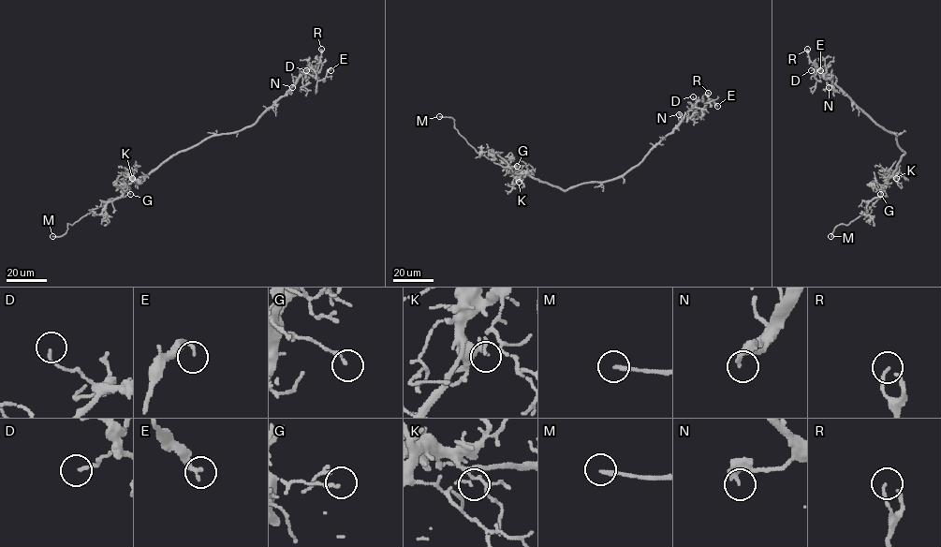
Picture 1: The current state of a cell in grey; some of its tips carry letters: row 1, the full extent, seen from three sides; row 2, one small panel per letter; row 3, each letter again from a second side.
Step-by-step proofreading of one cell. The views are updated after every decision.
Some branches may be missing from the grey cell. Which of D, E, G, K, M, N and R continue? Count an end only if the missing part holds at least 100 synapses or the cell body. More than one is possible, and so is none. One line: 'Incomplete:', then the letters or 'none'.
Incomplete: M

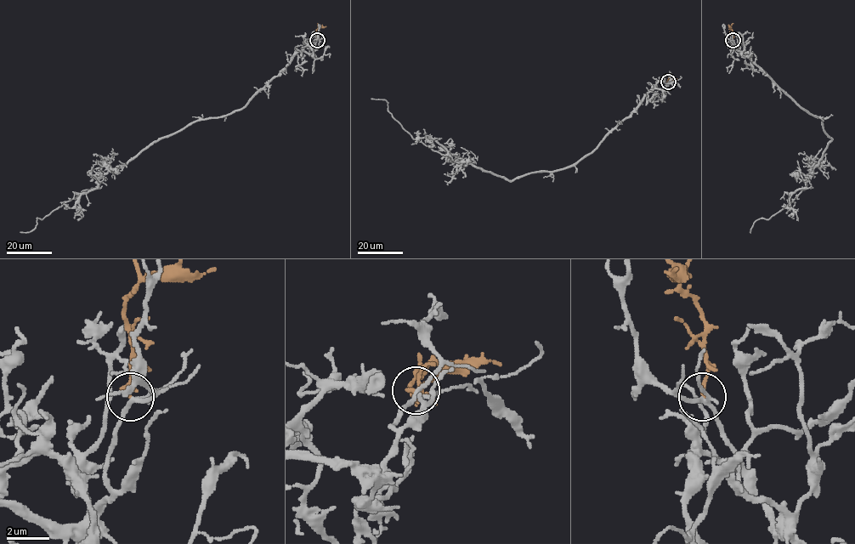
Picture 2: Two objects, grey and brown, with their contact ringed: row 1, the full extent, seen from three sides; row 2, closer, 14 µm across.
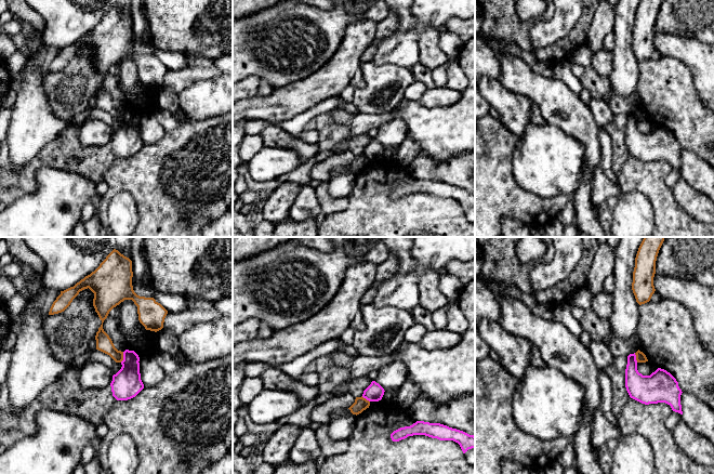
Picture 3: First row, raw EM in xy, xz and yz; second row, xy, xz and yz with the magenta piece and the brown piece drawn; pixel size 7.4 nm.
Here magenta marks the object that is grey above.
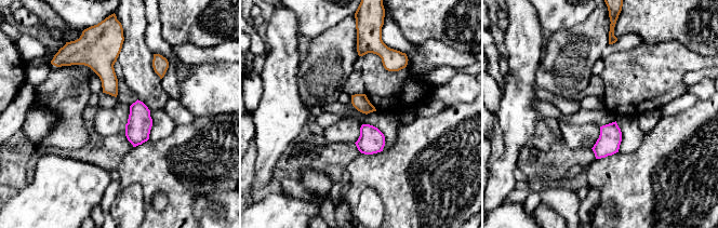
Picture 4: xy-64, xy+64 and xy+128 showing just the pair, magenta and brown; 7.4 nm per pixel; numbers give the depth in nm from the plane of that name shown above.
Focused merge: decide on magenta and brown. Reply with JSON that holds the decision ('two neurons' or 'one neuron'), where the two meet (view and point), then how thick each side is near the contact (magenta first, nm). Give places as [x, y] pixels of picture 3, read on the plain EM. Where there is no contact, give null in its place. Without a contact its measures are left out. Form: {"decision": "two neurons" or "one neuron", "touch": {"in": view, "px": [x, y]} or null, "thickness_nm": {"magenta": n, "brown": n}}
{"decision": "two neurons", "touch": {"in": "xy", "px": [123, 115]}, "thickness_nm": {"magenta": 220, "brown": 120}}

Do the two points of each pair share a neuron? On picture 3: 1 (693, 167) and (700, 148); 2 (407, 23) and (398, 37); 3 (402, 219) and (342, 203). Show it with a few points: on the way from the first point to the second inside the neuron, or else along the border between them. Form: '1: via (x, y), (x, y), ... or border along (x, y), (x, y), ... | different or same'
1: border along (683, 148), (692, 150), (702, 159) | different
2: border along (398, 28), (415, 28), (419, 35), (419, 49) | different
3: border along (348, 198), (348, 205), (343, 210), (326, 216) | different

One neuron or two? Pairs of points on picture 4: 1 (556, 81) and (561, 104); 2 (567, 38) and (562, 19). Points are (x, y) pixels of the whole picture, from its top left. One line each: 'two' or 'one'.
1: two
2: two

